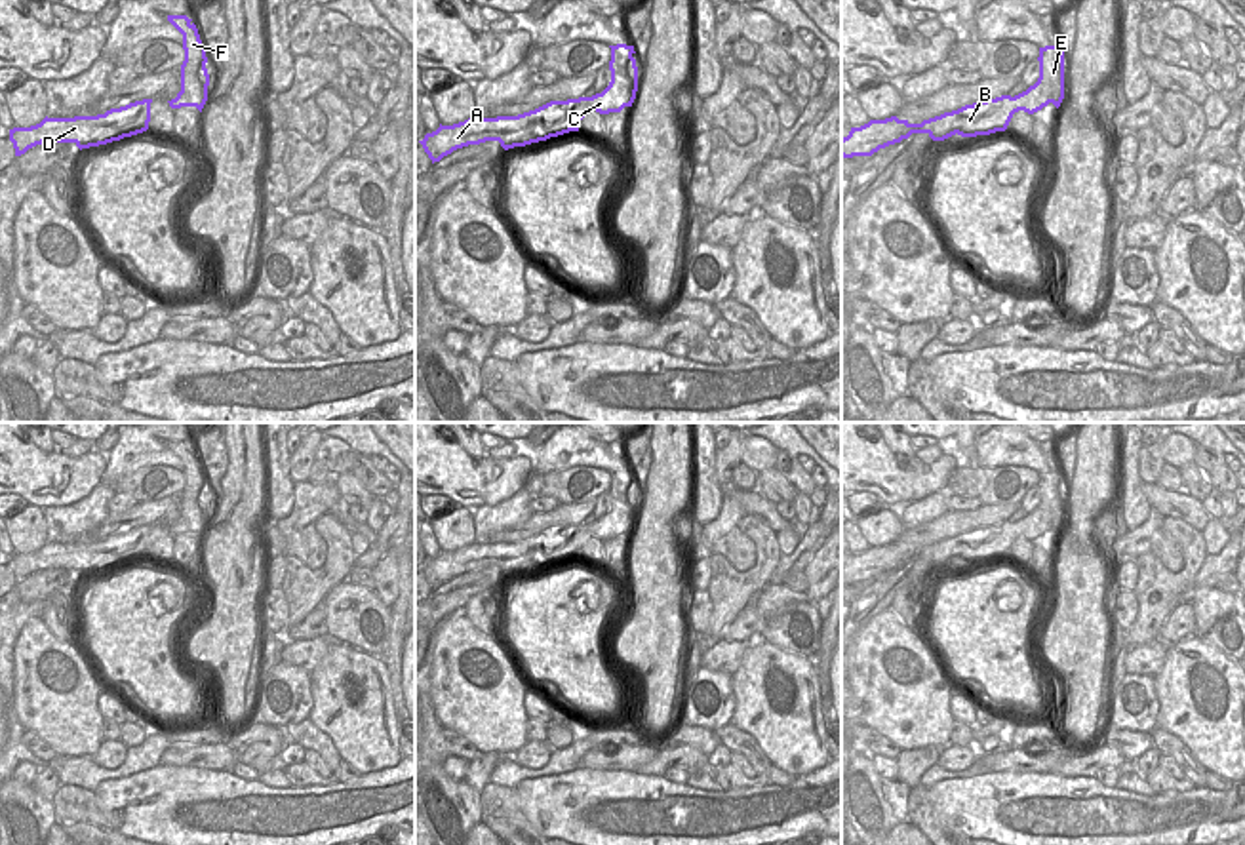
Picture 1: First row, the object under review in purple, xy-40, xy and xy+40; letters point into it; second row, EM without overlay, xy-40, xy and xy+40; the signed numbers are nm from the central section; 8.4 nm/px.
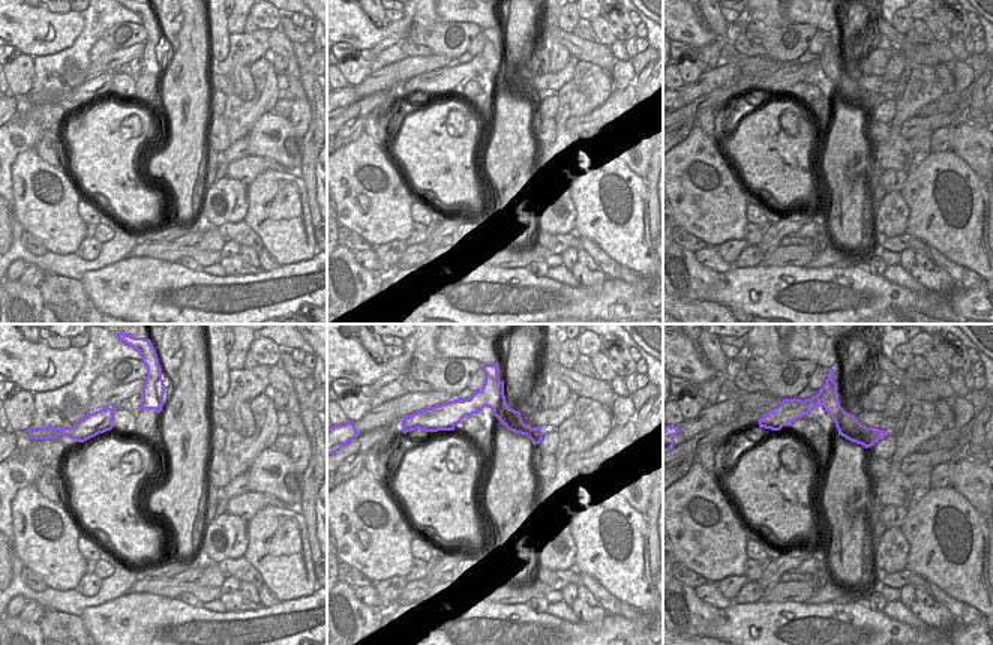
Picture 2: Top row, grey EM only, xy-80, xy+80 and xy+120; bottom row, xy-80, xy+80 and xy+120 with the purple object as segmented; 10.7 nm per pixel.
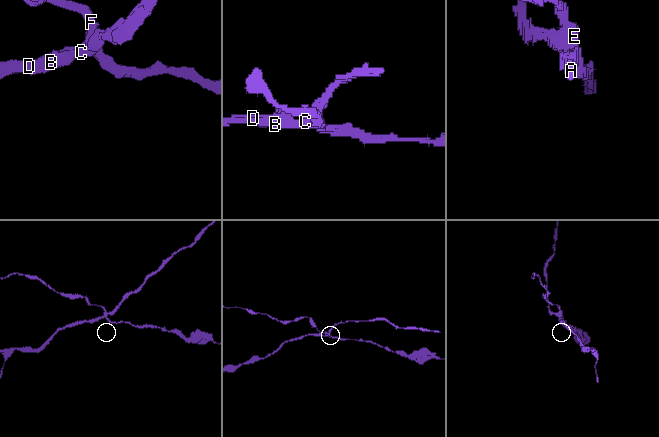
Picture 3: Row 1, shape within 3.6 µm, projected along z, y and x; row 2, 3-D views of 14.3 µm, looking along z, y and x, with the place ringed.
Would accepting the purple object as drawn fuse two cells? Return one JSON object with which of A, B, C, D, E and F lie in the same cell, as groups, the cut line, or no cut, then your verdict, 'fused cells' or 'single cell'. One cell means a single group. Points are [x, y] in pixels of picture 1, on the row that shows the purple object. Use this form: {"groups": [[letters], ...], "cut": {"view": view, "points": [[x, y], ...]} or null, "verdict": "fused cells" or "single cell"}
{"groups": [["A", "B", "C", "D"], ["E", "F"]], "cut": {"view": "xy", "points": [[610, 61], [629, 80], [631, 103]]}, "verdict": "fused cells"}

